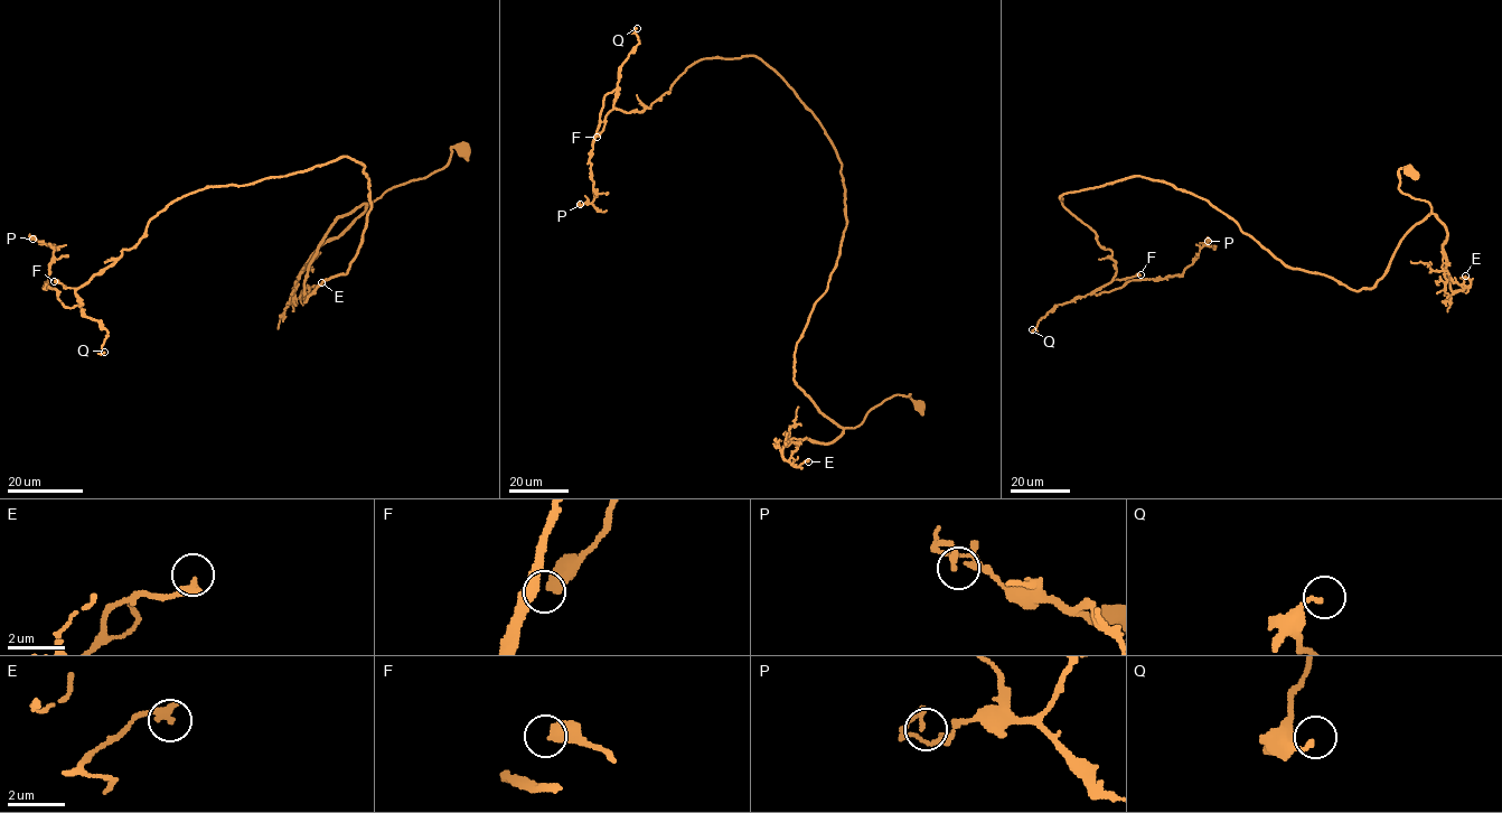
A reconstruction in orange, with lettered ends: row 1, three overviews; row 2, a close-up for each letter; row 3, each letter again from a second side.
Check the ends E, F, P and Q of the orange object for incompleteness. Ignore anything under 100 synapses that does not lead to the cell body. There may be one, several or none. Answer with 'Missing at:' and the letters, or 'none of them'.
Missing at: none of them

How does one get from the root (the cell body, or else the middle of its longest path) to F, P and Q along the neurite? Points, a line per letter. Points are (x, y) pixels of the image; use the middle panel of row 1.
F: (919, 407), (897, 394), (842, 428), (795, 383), (845, 187), (775, 71), (701, 58), (597, 137)
P: (919, 407), (842, 428), (795, 383), (845, 187), (757, 57), (640, 112), (609, 92), (580, 204)
Q: (919, 407), (897, 394), (842, 428), (794, 380), (846, 224), (820, 122), (754, 56), (616, 110), (637, 28)

